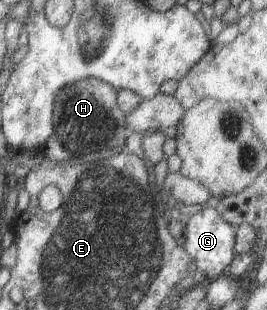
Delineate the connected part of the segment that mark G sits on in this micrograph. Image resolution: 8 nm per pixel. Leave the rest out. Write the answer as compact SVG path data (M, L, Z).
M207 206L203 211L196 212L184 223L182 229L184 240L183 249L196 265L192 279L195 284L207 286L222 273L233 260L234 231L229 223L219 218L219 213L214 208Z

